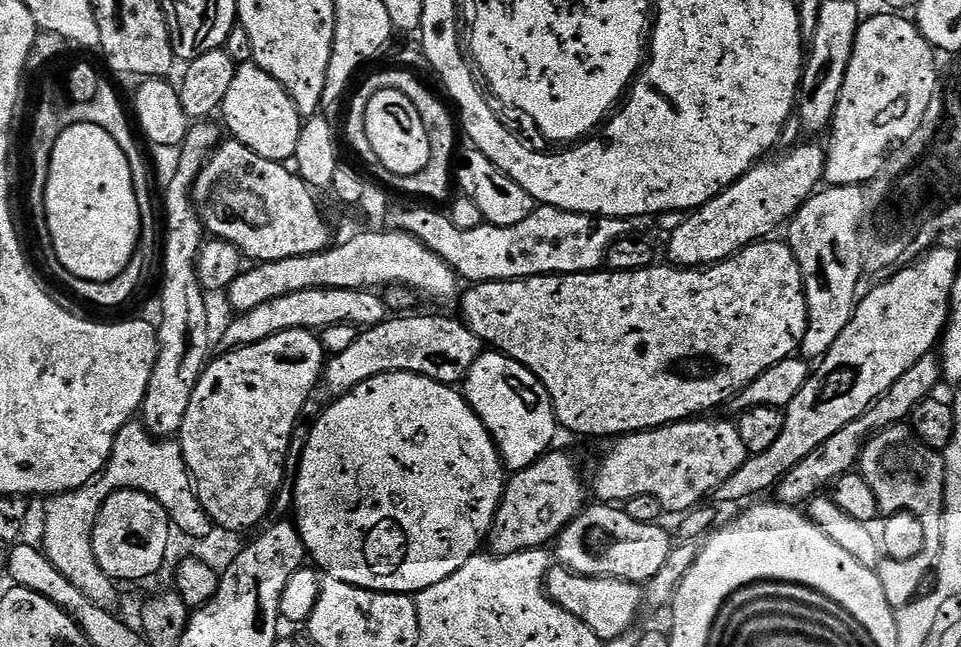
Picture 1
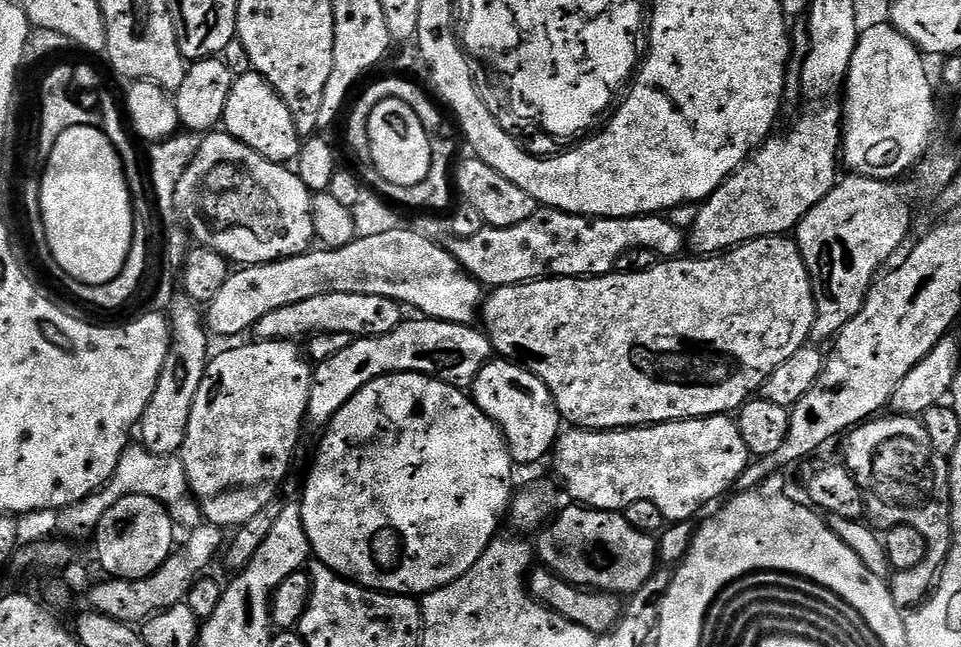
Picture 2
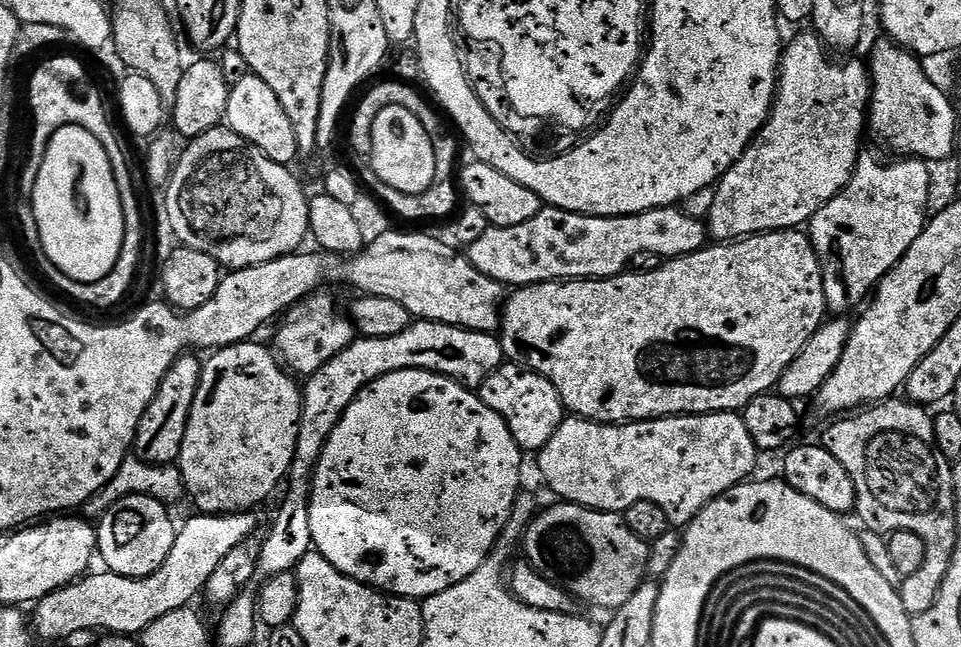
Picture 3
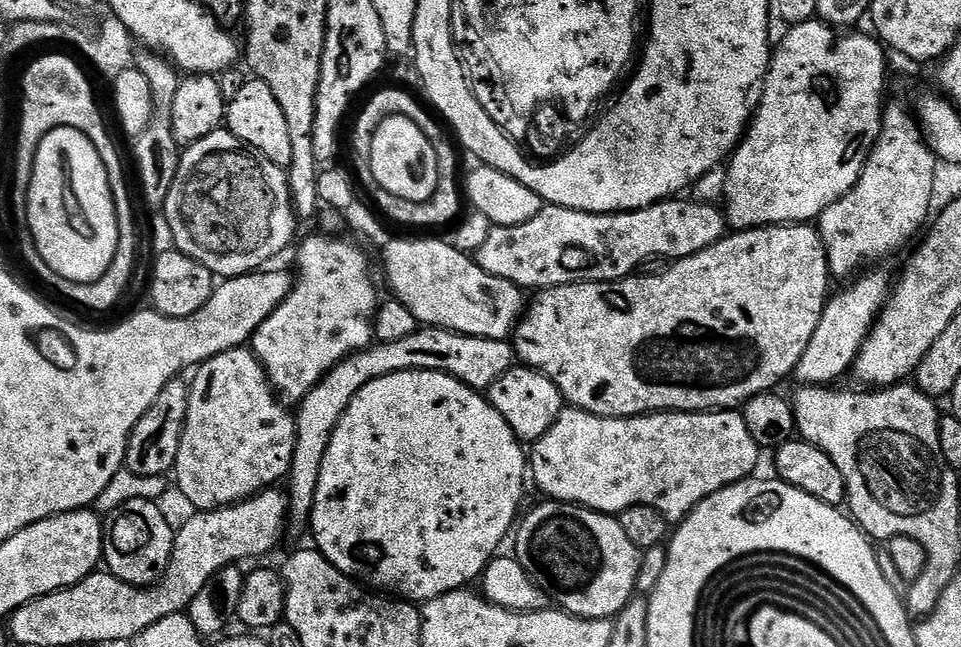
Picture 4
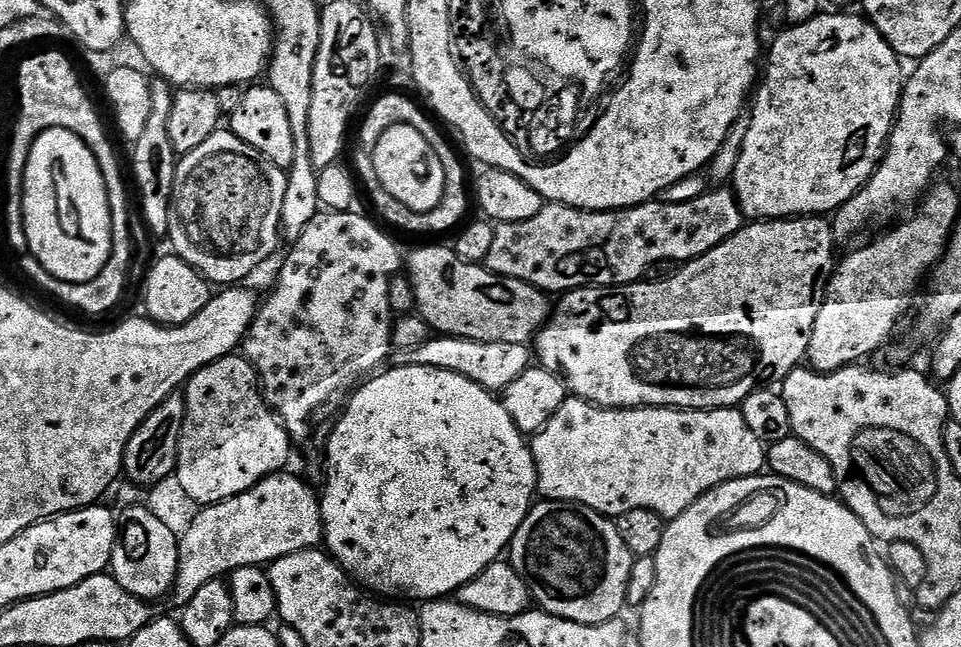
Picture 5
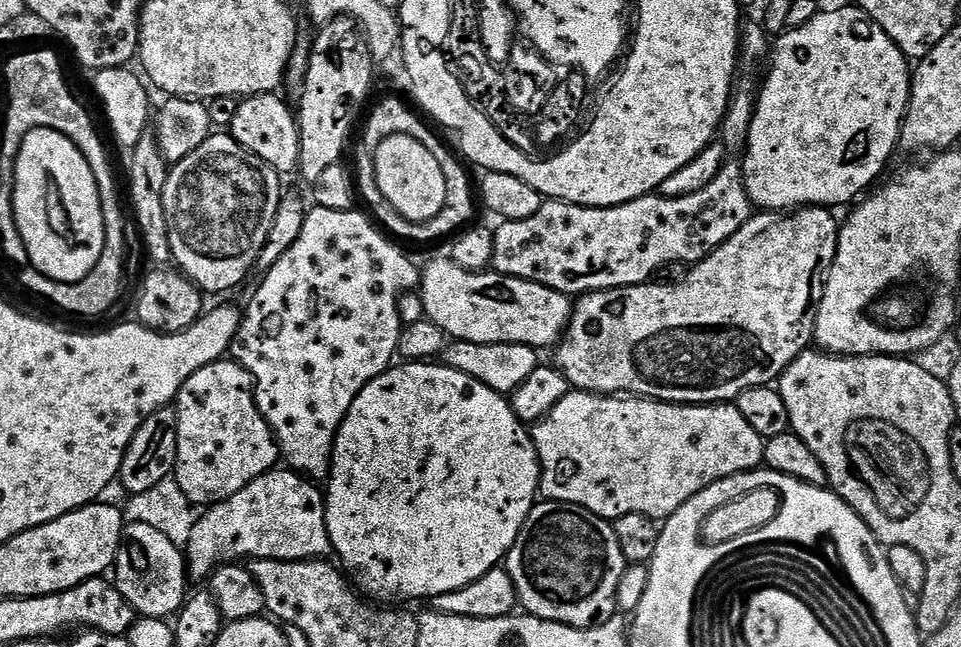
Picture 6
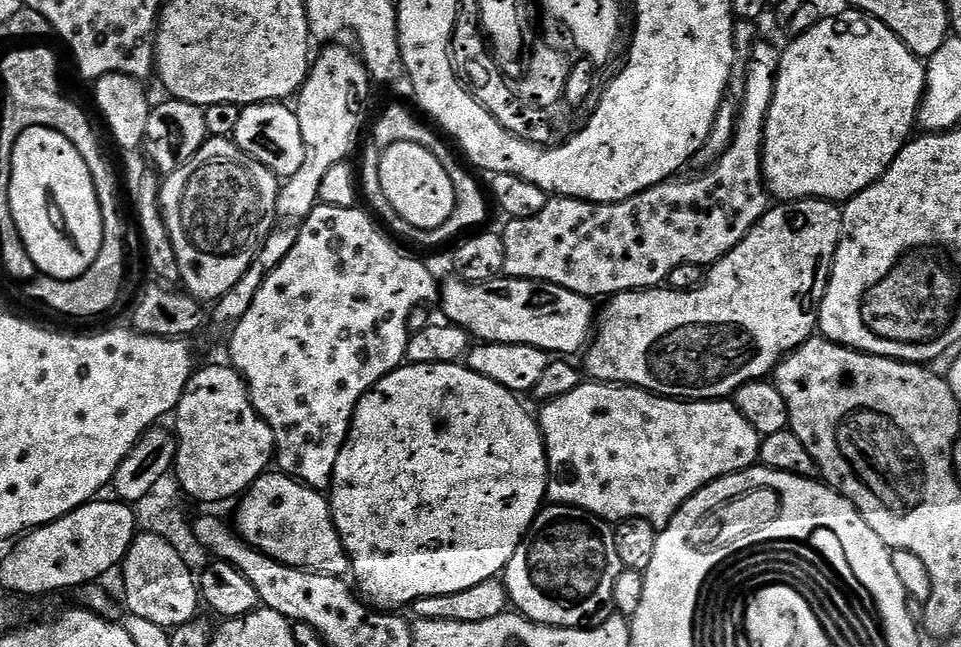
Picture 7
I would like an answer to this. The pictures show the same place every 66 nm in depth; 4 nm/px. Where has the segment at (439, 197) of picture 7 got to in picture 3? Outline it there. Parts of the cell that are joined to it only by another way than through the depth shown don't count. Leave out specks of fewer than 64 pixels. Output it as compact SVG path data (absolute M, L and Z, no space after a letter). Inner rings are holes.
M386 106L380 111L378 118L374 118L370 135L372 169L374 174L378 174L378 178L382 178L382 182L386 182L386 186L394 186L394 190L402 190L402 194L411 196L430 190L436 173L434 146L422 122L418 122L418 118L410 114L410 110L402 106Z

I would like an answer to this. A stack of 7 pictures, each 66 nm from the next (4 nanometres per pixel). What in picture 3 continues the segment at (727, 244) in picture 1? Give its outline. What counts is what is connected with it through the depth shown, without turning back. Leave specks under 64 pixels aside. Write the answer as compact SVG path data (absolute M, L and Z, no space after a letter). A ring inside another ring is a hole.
M804 31L808 32L794 37L789 44L787 41L786 47L783 49L780 58L780 78L776 82L776 99L772 102L772 112L768 116L768 121L764 123L760 133L752 139L752 145L742 154L742 158L738 158L738 162L734 162L732 169L720 179L711 193L711 195L713 194L712 205L708 208L708 216L706 215L706 227L709 237L713 241L731 242L733 240L743 240L745 236L761 236L763 232L781 232L787 228L793 230L799 229L811 221L812 215L821 206L833 200L852 181L853 176L856 174L856 164L862 155L860 139L863 138L864 132L866 136L866 117L872 95L872 81L869 77L868 69L863 59L861 61L848 60L844 65L840 65L836 60L831 60L831 58L836 58L830 55L829 49L826 47L824 41L816 35L815 31Z

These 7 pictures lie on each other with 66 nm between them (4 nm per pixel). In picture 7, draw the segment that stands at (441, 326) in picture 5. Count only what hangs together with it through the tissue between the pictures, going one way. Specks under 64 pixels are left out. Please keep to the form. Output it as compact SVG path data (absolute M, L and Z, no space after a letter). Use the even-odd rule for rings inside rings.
M459 278L451 279L445 284L443 281L438 292L438 305L444 311L443 319L466 329L469 337L477 341L521 344L541 348L549 354L568 354L564 352L579 353L593 335L594 319L598 314L595 307L592 309L593 301L557 284L511 278L470 284Z

